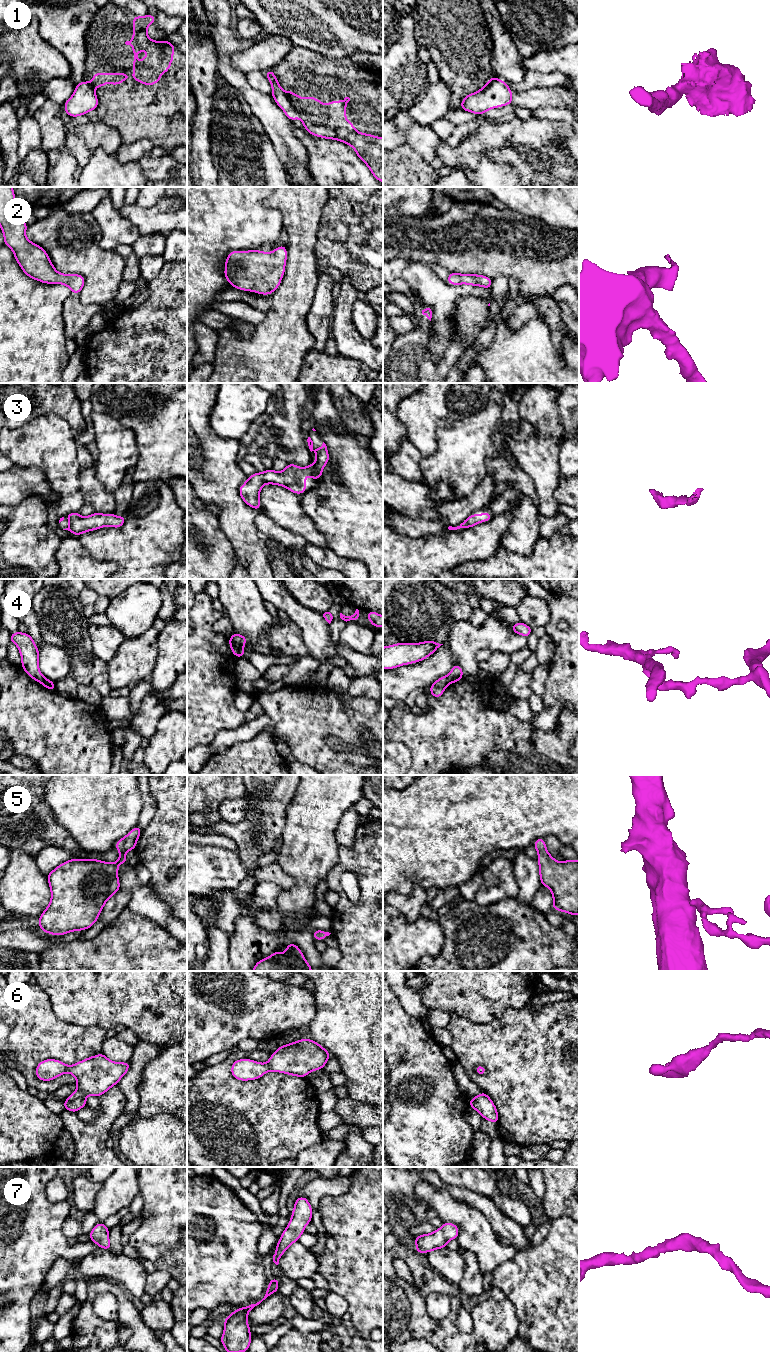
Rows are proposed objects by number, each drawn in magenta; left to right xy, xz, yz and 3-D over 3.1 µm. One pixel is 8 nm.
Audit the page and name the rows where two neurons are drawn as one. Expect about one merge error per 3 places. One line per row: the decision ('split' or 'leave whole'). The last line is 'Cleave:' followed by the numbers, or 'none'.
1: split
2: leave whole
3: leave whole
4: split
5: leave whole
6: leave whole
7: leave whole
Cleave: 1, 4

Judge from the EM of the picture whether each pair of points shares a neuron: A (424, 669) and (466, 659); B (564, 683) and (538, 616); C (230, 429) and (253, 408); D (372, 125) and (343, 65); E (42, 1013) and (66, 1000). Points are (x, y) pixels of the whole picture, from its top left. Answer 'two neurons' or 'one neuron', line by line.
A: two neurons
B: two neurons
C: one neuron
D: one neuron
E: two neurons

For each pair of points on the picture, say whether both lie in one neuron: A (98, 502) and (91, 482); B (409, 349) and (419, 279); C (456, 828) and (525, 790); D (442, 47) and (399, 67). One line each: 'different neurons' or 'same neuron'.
A: same neuron
B: different neurons
C: same neuron
D: different neurons

